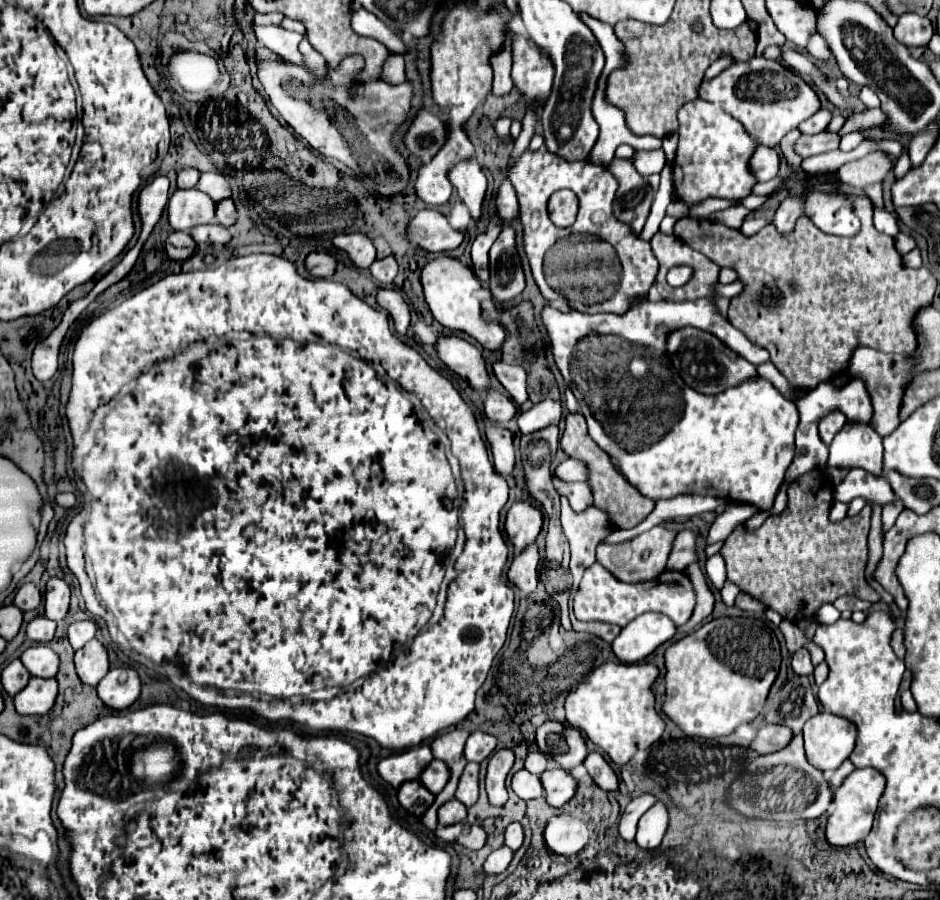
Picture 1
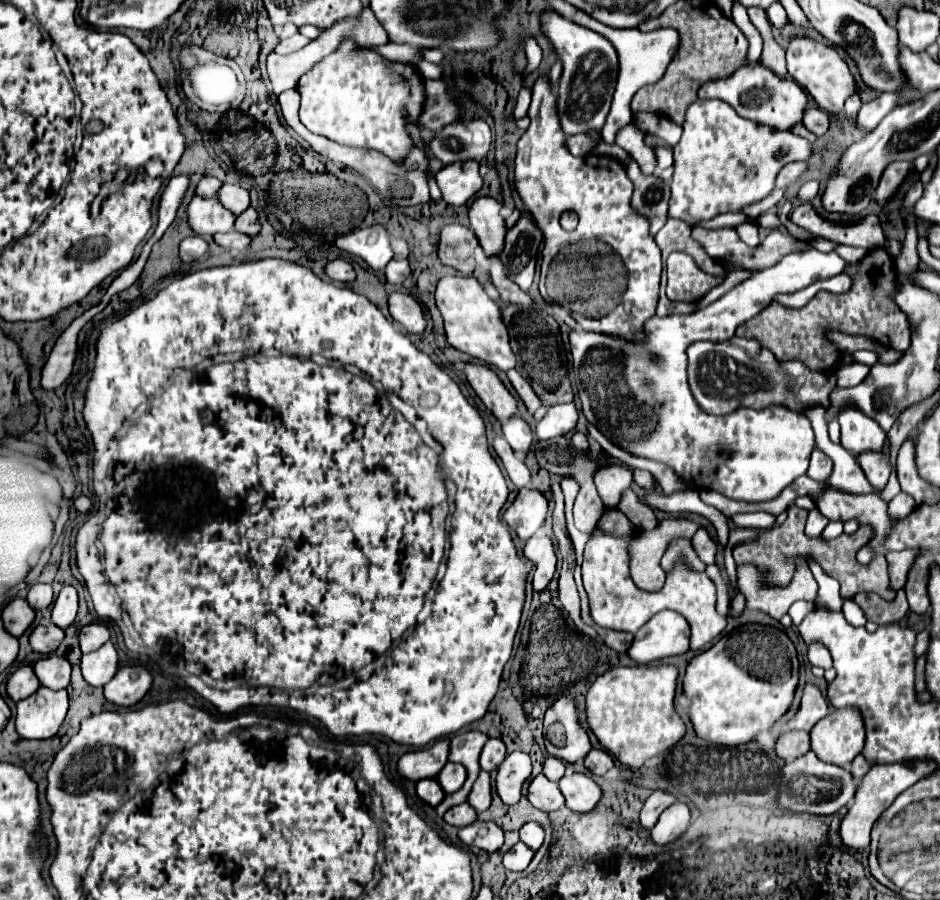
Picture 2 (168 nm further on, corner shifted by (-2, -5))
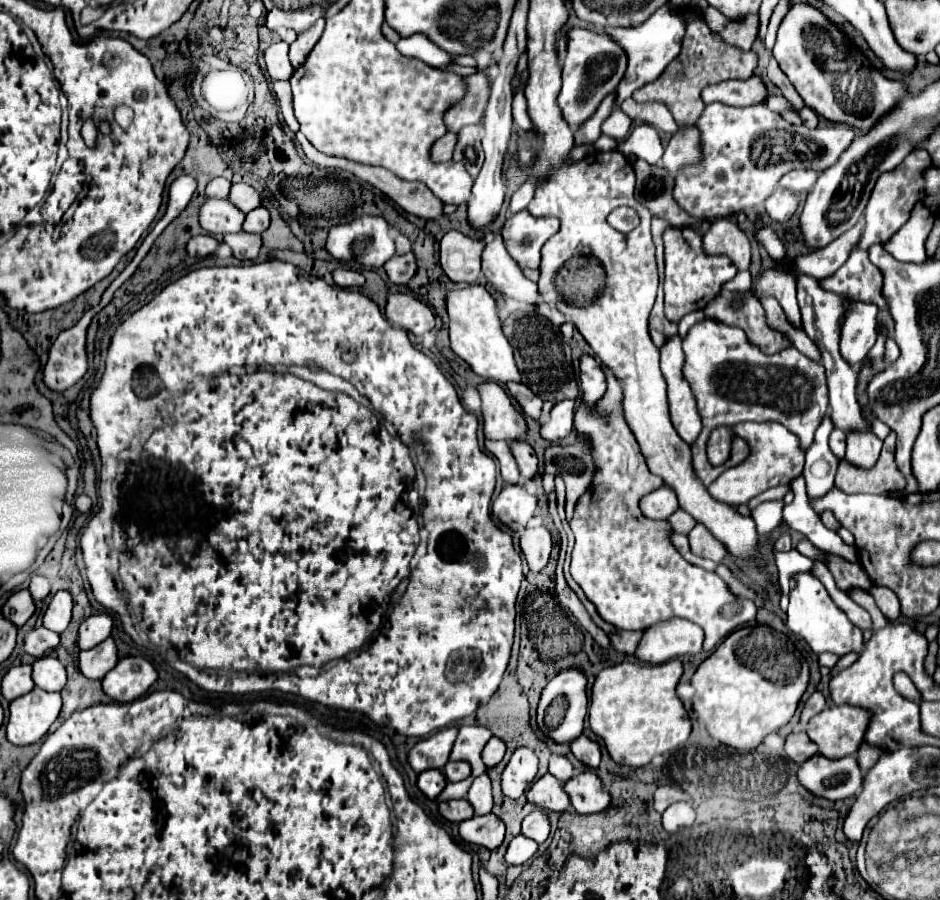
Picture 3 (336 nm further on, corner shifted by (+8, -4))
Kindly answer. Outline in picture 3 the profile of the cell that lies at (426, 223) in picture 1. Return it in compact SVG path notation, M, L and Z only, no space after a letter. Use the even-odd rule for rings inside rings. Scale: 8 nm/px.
M448 231L440 241L440 265L444 273L456 283L476 283L480 275L480 253L484 241Z

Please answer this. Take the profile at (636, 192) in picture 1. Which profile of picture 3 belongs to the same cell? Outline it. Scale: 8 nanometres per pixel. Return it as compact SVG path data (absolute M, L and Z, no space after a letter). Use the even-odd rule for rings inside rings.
M638 159L634 165L636 171L636 199L650 209L654 217L660 217L668 221L670 225L682 227L682 225L696 225L702 219L688 217L672 199L672 183L674 177L656 165L648 165L646 161Z

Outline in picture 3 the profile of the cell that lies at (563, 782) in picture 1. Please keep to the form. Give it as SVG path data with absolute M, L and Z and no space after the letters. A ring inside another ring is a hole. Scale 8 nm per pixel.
M590 769L574 775L566 783L562 783L562 787L570 797L574 811L580 815L600 813L610 805L610 795L604 791L598 775Z

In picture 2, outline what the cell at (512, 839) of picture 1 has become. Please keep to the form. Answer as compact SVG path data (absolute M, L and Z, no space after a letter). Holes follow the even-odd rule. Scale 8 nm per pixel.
M538 822L524 824L522 830L520 830L520 840L524 844L530 844L530 848L538 850L542 846L542 842L544 842L544 830L542 830L542 826Z

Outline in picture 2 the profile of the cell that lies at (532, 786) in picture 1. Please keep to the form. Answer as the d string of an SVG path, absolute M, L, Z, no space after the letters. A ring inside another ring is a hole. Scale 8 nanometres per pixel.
M538 774L530 786L528 786L528 800L534 808L538 810L544 810L544 812L554 812L554 810L560 810L566 800L558 788L558 784L550 782L544 774Z

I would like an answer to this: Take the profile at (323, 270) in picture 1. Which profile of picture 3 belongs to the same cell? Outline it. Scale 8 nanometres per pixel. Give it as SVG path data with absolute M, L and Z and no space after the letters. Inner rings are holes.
M334 269L332 279L338 287L358 287L364 285L364 275L352 269Z

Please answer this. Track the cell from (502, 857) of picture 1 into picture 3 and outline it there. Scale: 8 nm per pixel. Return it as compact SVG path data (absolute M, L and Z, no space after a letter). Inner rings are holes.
M518 835L510 841L508 845L508 851L506 851L506 863L508 865L522 865L526 863L528 859L534 857L534 853L538 851L538 843L524 837L524 835Z

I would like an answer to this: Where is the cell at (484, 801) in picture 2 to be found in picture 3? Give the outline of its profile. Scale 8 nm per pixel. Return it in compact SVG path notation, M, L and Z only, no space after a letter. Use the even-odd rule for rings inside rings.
M486 773L474 779L466 799L474 807L476 815L486 815L492 811L492 787L490 787L490 777Z

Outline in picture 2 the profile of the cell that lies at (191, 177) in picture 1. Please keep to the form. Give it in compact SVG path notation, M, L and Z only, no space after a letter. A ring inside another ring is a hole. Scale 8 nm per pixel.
M204 176L204 178L200 180L200 184L198 184L196 194L202 196L202 198L212 198L212 196L218 194L220 188L222 188L222 182L220 182L218 178L214 178L214 176Z

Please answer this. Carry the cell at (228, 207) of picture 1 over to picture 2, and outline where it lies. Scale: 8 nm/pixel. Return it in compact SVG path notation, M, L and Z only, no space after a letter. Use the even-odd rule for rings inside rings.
M248 208L246 212L242 212L236 218L236 230L248 234L248 236L256 236L260 232L260 222L258 222L258 212L254 208Z

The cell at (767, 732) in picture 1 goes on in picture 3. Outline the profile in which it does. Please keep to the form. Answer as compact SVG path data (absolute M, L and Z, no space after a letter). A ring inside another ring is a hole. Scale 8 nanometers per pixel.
M790 733L788 737L786 737L786 741L784 741L784 753L792 759L792 761L796 761L796 763L802 763L802 761L806 761L808 757L812 757L812 755L816 755L818 753L818 749L816 749L816 745L810 741L810 737L806 735L806 733Z

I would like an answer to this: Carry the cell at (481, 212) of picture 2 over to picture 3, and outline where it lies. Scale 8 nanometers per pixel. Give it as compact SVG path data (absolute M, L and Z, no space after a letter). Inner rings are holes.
M492 233L494 239L484 245L482 251L482 273L494 287L500 287L508 297L522 301L526 305L536 305L540 301L536 283L526 279L516 261L504 249L502 237Z

